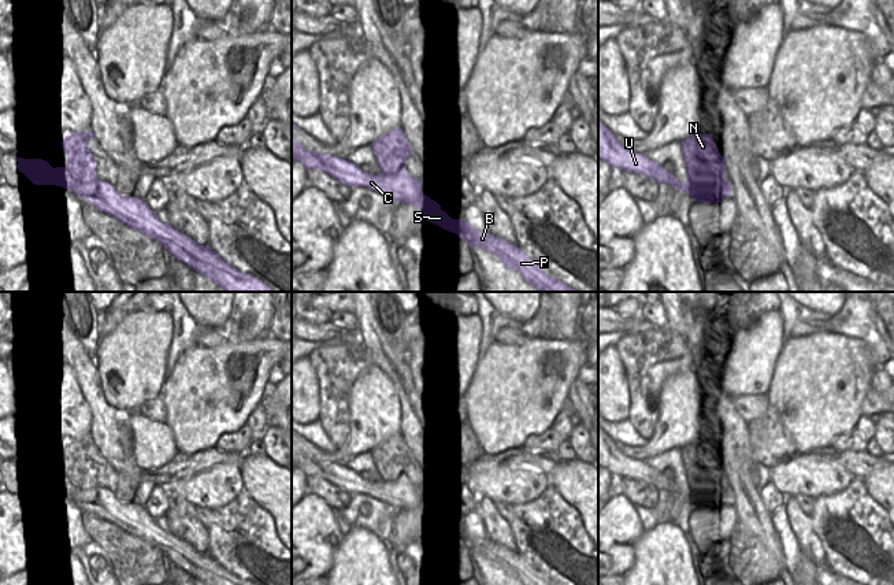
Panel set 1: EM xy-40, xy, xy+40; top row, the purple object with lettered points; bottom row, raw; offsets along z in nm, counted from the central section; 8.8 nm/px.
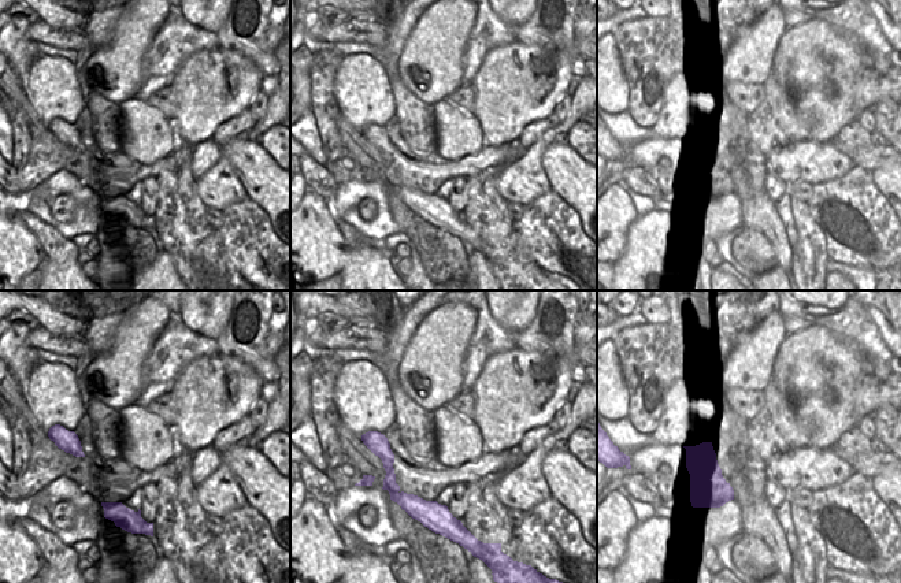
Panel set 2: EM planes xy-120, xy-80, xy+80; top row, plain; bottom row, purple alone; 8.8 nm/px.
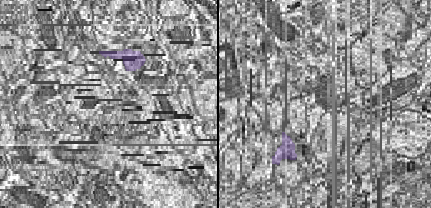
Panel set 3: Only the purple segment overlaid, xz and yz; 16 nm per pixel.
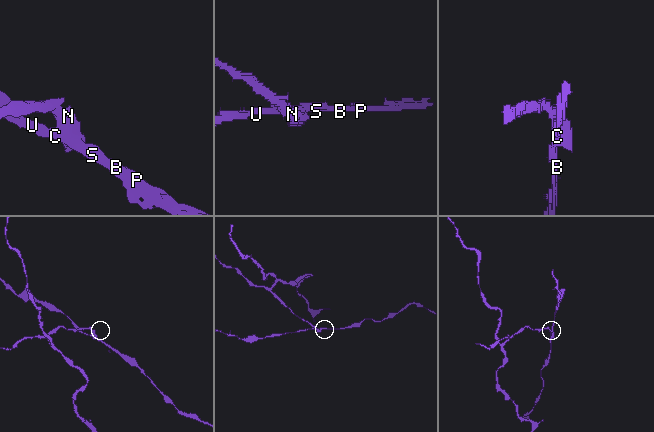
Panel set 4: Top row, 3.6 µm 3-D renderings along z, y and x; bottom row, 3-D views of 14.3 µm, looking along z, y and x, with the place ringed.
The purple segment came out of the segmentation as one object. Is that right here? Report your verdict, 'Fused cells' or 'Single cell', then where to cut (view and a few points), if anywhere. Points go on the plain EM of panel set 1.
Fused cells. Split along xy+40 (689, 480), (696, 485), (712, 485), (709, 498), (715, 503)

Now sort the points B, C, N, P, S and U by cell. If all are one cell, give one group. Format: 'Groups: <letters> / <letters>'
Groups: B C P S U / N

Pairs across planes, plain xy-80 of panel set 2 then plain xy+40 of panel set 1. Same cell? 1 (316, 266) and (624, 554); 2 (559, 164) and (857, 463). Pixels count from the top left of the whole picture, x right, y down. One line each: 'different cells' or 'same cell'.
1: same cell
2: different cells

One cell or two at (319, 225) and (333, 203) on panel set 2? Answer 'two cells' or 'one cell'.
two cells

